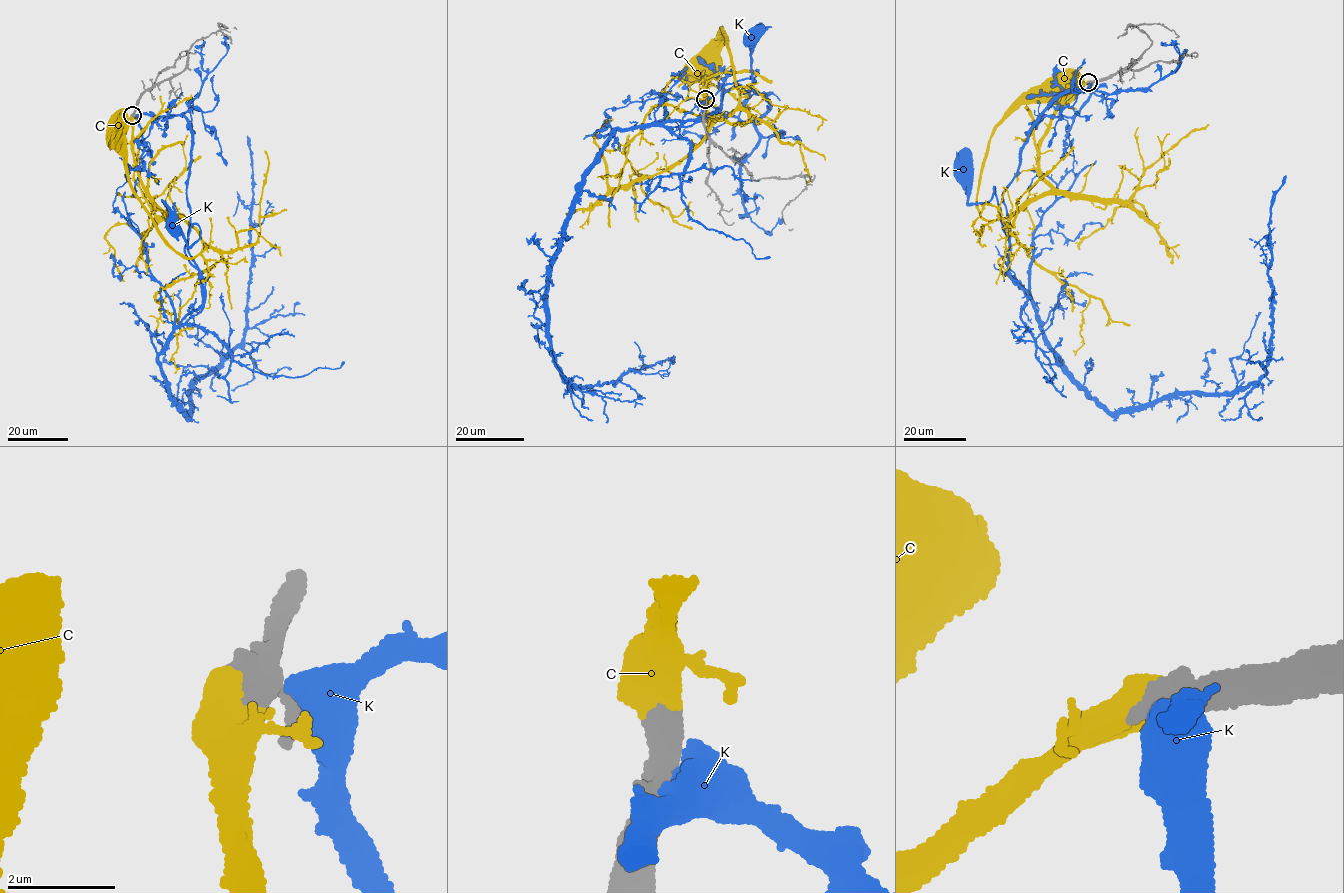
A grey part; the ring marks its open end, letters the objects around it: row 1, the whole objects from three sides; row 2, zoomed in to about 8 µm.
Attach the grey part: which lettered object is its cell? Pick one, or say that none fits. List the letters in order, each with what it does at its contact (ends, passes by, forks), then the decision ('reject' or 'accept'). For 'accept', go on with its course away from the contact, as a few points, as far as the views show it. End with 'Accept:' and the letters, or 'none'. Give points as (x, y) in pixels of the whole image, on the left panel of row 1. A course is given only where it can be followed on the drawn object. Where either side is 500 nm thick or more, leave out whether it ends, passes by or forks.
C: accept | via (132, 115), (145, 195), (198, 230), (202, 245), (194, 256), (169, 244), (130, 181), (120, 152), (123, 123)
K: reject
Accept: C

